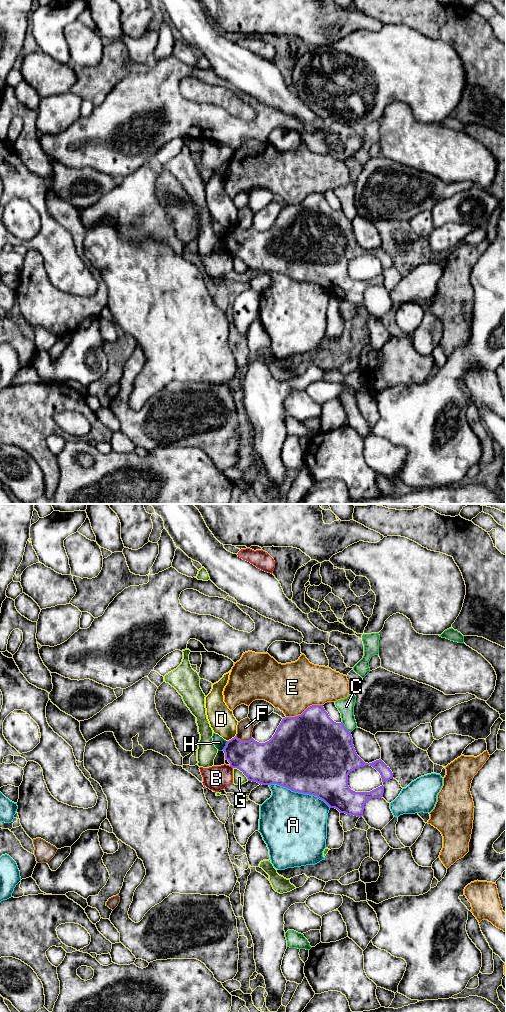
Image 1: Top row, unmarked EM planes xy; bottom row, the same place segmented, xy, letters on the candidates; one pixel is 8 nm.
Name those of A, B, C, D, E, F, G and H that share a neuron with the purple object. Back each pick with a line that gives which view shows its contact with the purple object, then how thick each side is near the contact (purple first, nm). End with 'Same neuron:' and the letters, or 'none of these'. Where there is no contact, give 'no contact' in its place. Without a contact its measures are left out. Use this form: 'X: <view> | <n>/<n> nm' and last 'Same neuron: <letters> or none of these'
Same neuron: none of these

